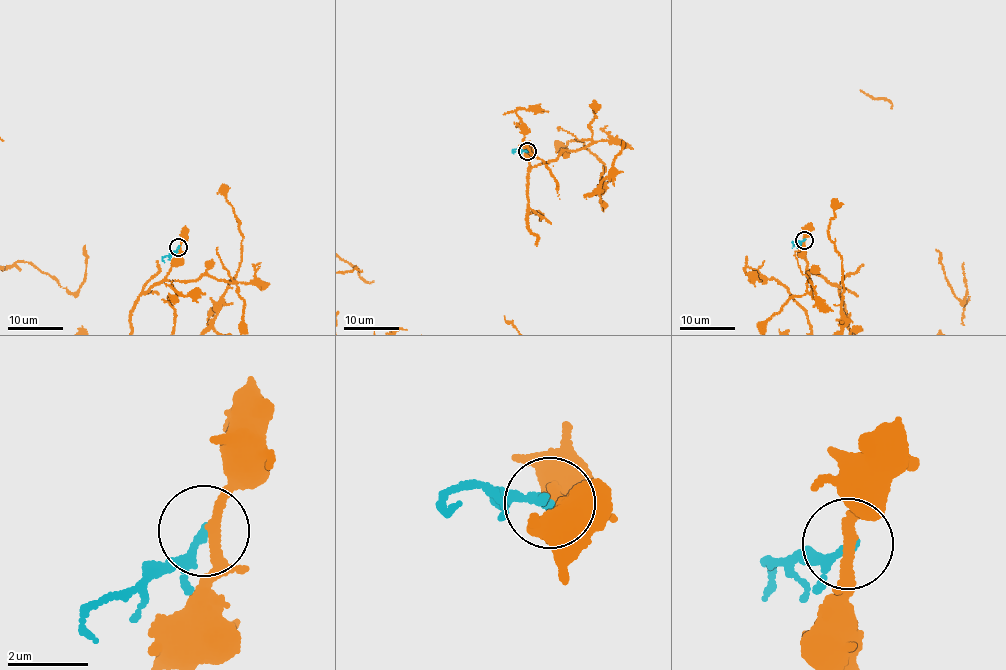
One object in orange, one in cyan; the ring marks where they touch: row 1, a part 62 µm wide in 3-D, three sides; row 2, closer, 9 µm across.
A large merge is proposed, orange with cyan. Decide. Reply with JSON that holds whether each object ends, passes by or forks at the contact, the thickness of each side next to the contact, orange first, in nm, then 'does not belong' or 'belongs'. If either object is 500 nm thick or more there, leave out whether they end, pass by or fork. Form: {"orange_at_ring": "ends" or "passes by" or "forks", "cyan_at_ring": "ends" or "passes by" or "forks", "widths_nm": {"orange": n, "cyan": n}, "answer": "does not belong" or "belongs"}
{"orange_at_ring": "passes by", "cyan_at_ring": "passes by", "widths_nm": {"orange": 240, "cyan": 160}, "answer": "does not belong"}

